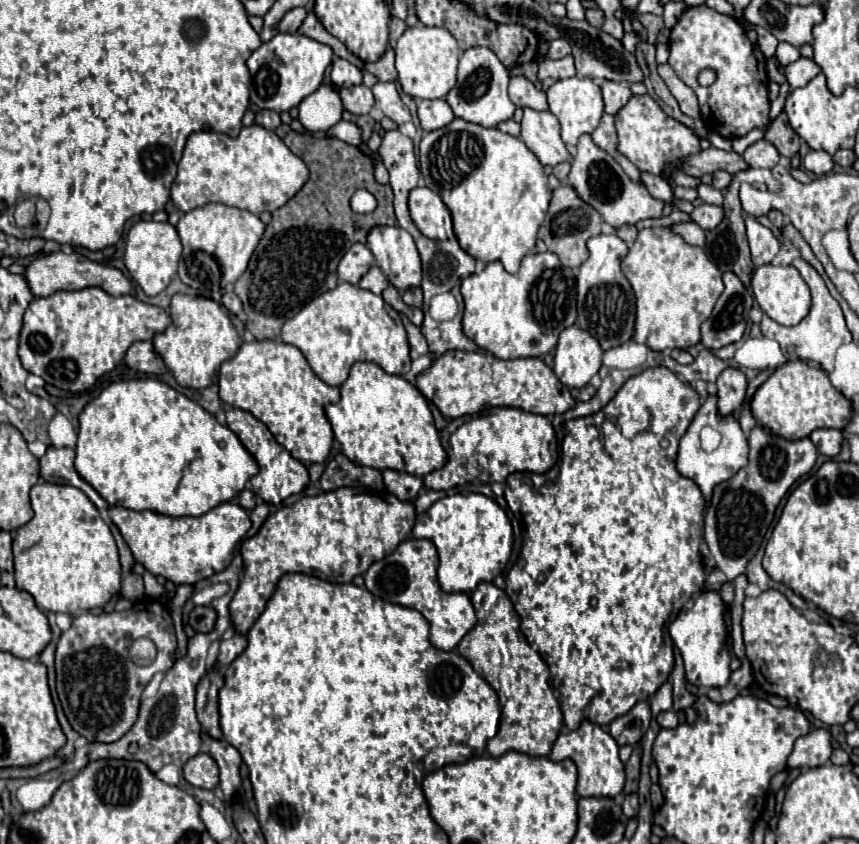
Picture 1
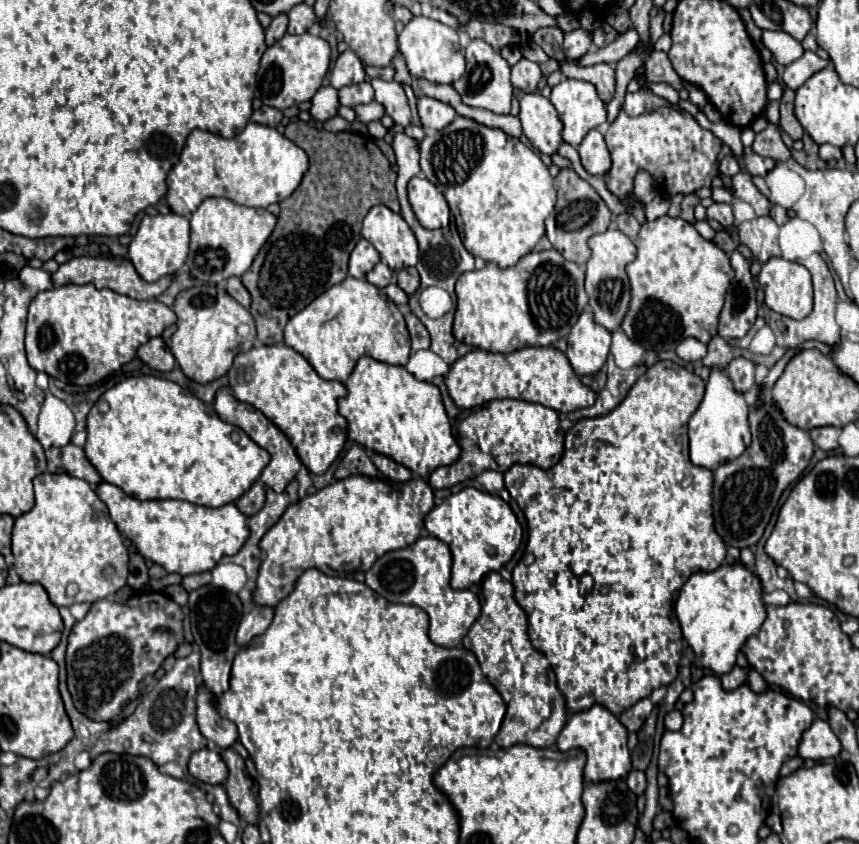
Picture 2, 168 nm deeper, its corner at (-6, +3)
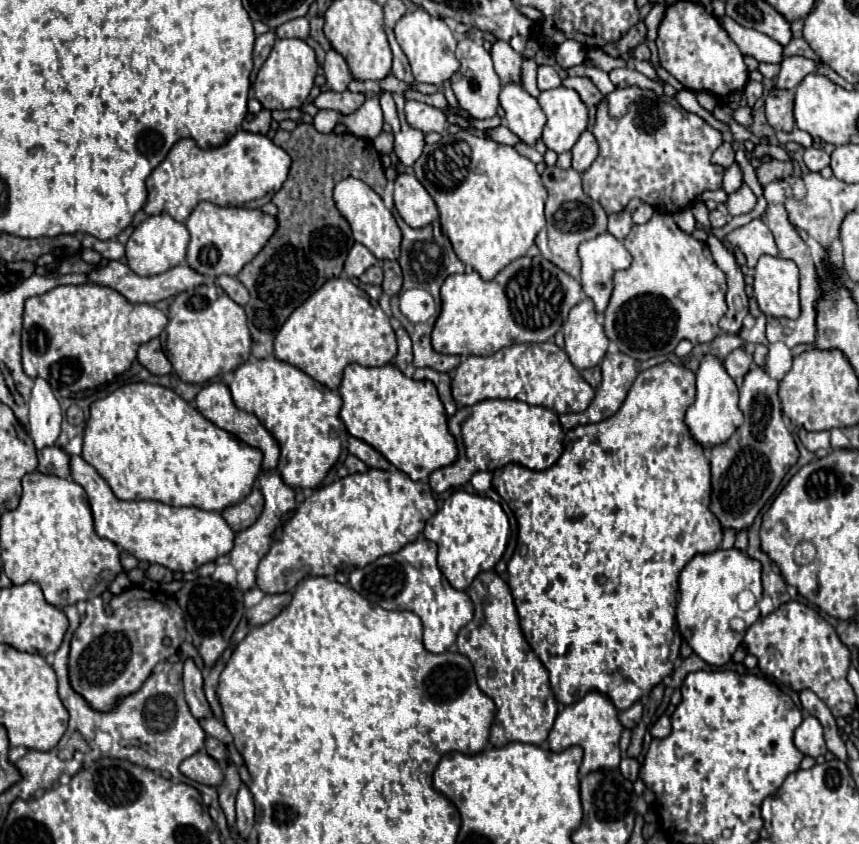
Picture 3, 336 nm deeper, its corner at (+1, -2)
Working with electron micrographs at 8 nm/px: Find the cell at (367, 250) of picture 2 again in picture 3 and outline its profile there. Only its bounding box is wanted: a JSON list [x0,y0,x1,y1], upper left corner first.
[344,243,378,277]

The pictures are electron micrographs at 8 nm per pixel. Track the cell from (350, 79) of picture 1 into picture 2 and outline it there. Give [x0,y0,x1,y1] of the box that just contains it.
[331,50,365,88]

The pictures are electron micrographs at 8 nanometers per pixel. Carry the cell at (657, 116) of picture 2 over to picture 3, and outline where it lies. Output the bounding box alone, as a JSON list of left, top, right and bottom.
[582,85,724,215]

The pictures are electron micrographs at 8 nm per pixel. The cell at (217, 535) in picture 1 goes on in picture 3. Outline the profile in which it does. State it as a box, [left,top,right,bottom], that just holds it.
[70,455,234,573]

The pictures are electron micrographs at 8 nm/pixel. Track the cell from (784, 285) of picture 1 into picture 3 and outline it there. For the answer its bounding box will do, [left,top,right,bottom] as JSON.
[754,255,800,319]

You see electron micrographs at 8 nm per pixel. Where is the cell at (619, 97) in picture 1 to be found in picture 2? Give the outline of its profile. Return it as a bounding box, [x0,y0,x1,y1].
[561,62,615,104]

